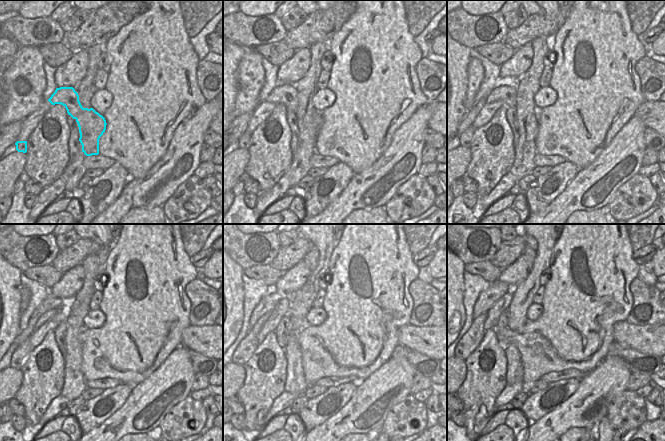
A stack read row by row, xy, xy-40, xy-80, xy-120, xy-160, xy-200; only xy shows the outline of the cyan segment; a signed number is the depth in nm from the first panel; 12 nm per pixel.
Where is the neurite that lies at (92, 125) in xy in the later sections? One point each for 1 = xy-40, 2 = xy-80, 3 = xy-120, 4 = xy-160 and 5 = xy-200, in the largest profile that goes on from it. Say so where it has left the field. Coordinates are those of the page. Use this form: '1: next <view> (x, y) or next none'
1: next xy-40 (287, 95)
2: next xy-80 (509, 96)
3: next xy-120 (53, 314)
4: next xy-160 (245, 349)
5: next xy-200 (473, 337)

